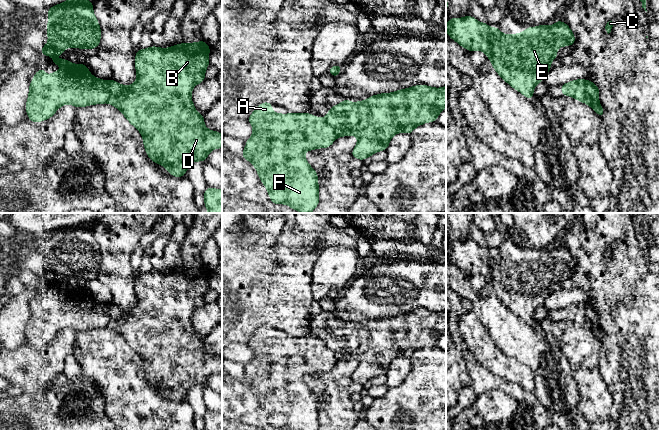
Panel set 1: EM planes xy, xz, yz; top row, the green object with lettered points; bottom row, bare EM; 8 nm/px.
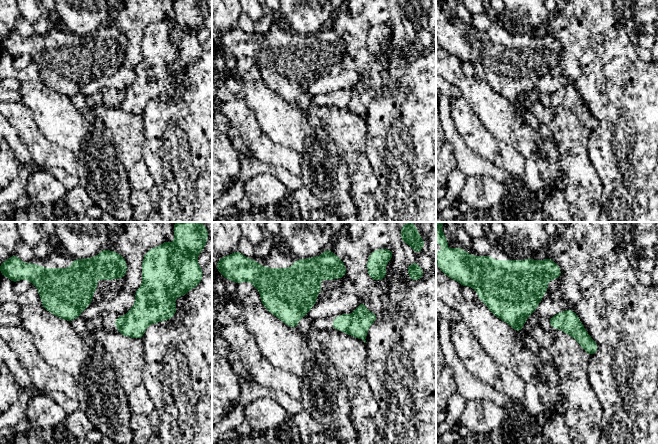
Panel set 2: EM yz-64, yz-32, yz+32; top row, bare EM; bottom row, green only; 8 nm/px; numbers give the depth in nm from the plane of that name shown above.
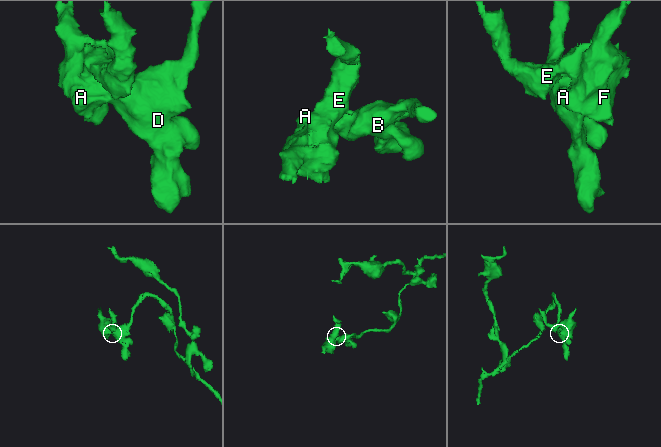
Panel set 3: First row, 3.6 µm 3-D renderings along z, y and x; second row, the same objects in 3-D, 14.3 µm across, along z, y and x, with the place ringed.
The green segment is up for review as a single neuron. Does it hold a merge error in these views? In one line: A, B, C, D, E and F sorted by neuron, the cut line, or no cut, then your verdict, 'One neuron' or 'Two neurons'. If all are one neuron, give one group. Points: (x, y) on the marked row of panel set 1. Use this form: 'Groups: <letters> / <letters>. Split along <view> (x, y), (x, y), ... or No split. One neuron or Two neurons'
Groups: A C E F / B D. Split along yz (586, 80), (586, 97), (598, 103). Two neurons

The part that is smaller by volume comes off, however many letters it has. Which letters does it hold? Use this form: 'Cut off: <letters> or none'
Cut off: A, C, E, F

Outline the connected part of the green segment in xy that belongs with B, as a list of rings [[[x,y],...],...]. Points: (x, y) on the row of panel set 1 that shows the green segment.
[[[202,40],[195,43],[172,45],[171,48],[151,46],[139,49],[135,53],[135,69],[137,78],[129,86],[110,79],[107,81],[109,92],[108,103],[115,106],[143,136],[145,151],[151,161],[164,166],[173,177],[183,177],[194,161],[205,163],[209,153],[215,148],[222,148],[222,134],[211,131],[204,125],[204,115],[198,113],[192,102],[191,92],[195,85],[205,80],[211,47]]]

